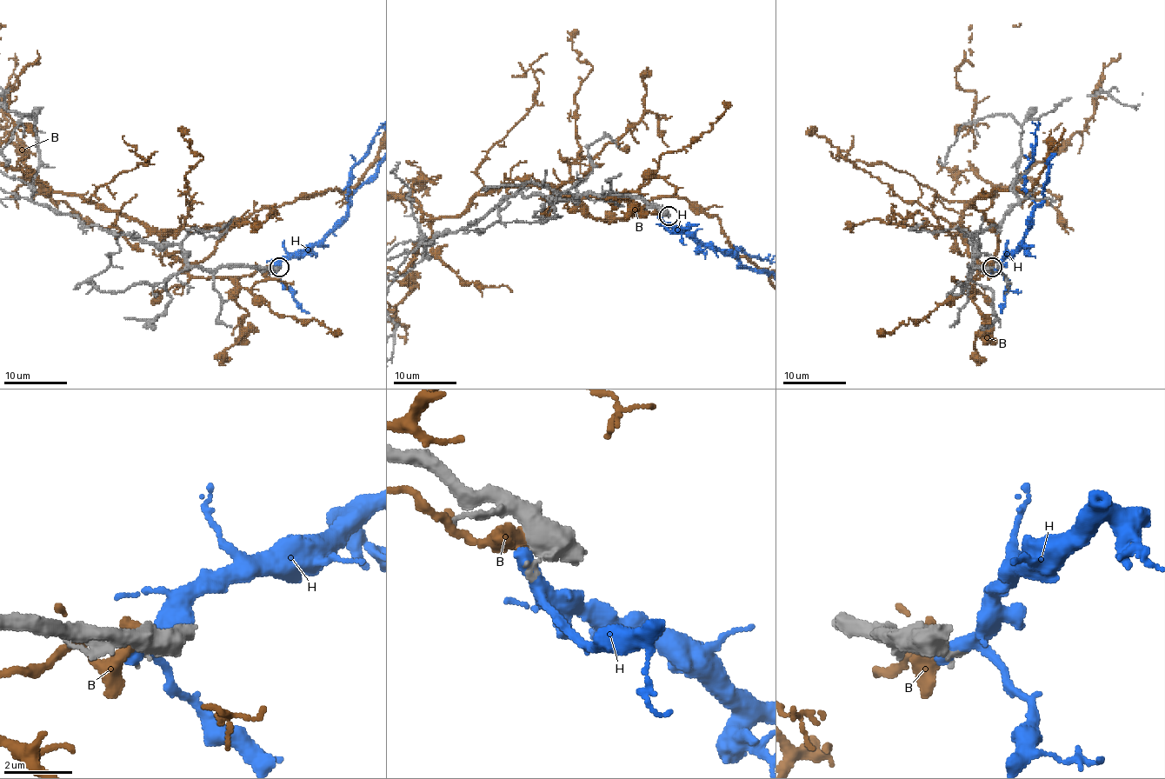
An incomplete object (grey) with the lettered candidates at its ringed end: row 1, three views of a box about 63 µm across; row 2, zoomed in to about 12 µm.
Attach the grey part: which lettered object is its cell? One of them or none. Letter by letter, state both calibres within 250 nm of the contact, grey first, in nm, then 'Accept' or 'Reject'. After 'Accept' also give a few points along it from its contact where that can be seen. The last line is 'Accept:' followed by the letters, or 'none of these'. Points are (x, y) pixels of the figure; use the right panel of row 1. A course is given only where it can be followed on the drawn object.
B: Thickness 480 nm (grey) against 550 nm. Reject
H: Thickness 550 nm (grey) against 400 nm. Reject
Accept: none of these

